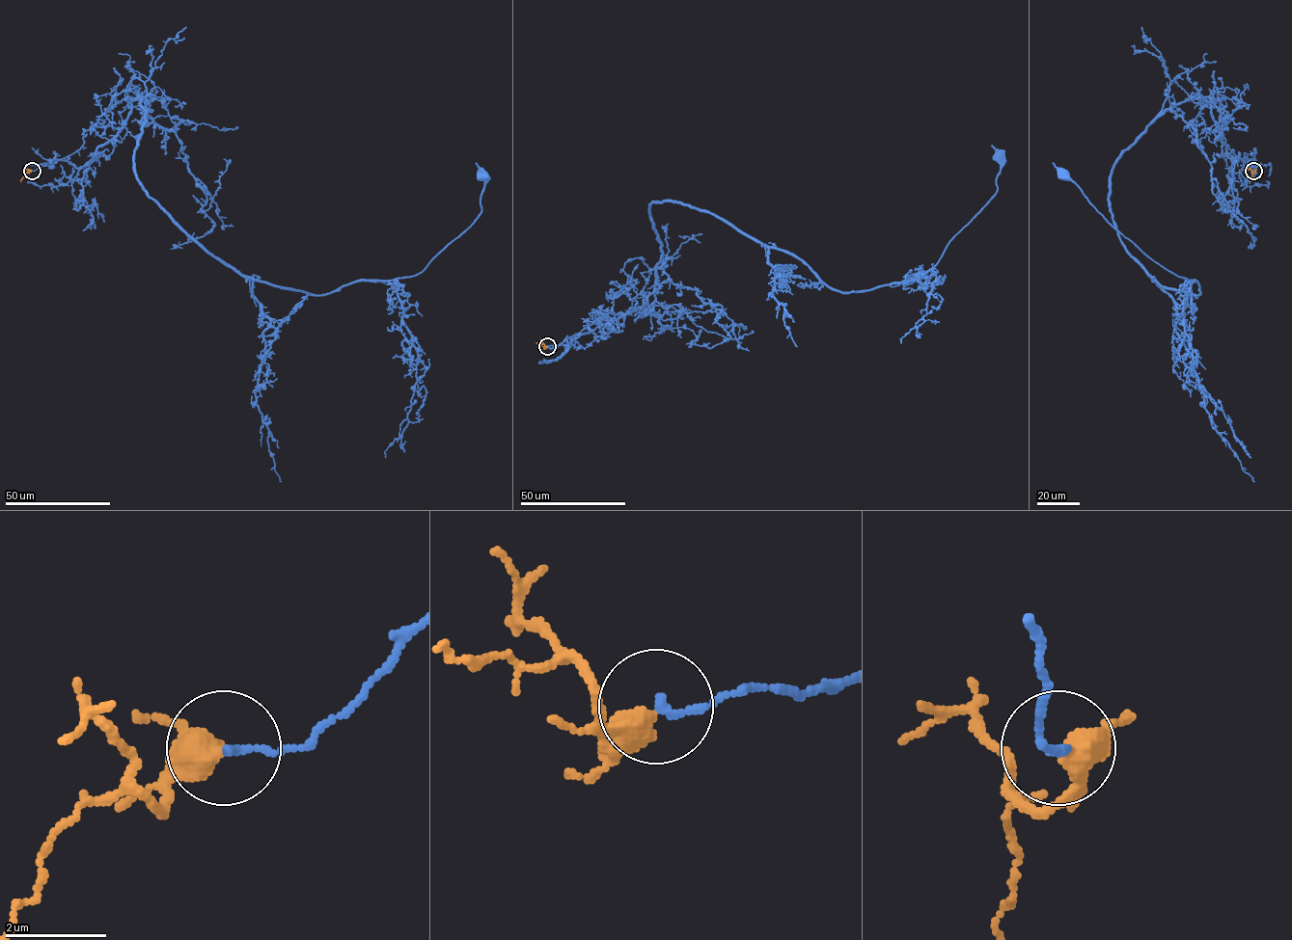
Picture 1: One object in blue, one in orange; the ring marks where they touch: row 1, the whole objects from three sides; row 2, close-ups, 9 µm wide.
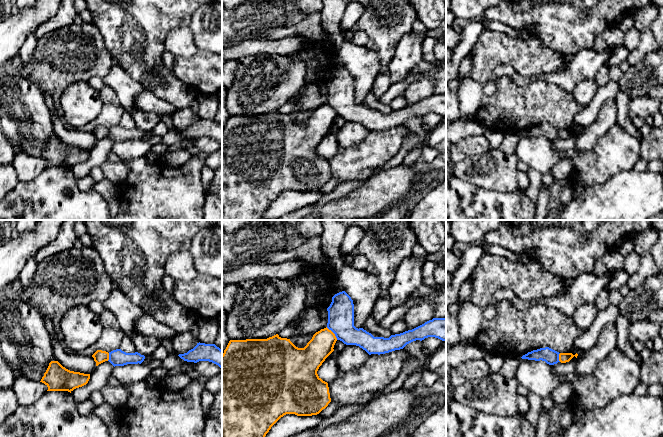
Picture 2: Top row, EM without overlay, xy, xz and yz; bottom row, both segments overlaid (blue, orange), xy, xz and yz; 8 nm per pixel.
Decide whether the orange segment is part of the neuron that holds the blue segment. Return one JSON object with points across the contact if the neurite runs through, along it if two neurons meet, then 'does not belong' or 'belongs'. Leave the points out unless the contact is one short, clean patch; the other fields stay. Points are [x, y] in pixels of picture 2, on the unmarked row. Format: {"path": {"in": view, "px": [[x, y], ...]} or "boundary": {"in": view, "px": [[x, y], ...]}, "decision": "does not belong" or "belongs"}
{"boundary": {"in": "xz", "px": [[326, 103], [337, 115]]}, "decision": "does not belong"}

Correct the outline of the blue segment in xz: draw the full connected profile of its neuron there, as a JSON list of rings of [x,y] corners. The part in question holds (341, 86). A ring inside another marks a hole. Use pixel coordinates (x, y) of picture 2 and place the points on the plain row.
[[[345,67],[332,73],[327,87],[327,104],[335,110],[337,116],[346,121],[359,122],[369,131],[400,126],[413,117],[422,117],[428,113],[446,117],[446,94],[433,94],[412,106],[391,111],[389,114],[374,113],[363,104],[354,102],[353,76]]]

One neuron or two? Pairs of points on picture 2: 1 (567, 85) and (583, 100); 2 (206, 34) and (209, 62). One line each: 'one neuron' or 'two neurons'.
1: two neurons
2: two neurons

